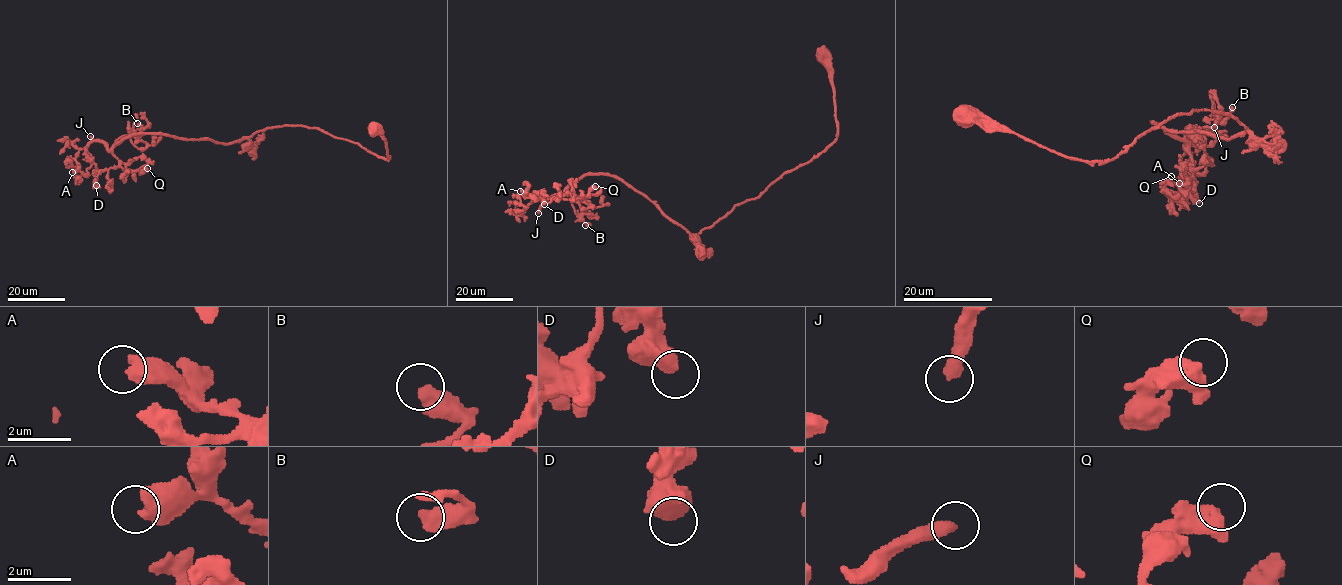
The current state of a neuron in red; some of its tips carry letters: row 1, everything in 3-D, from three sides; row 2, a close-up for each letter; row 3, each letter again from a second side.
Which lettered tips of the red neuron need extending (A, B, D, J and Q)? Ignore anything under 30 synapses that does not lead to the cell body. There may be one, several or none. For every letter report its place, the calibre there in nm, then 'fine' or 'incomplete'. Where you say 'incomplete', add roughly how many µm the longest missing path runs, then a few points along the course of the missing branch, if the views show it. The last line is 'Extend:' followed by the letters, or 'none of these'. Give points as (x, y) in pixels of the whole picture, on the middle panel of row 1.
A: at (520, 191); 550 nm thick; fine
B: at (585, 225); 550 nm thick; fine
D: at (544, 204); 650 nm thick; fine
J: at (538, 213); 380 nm thick; incomplete; about 30 µm are missing; missing branch runs (538, 213), (567, 220), (572, 216), (561, 222)
Q: at (595, 186); 400 nm thick; fine
Extend: J

